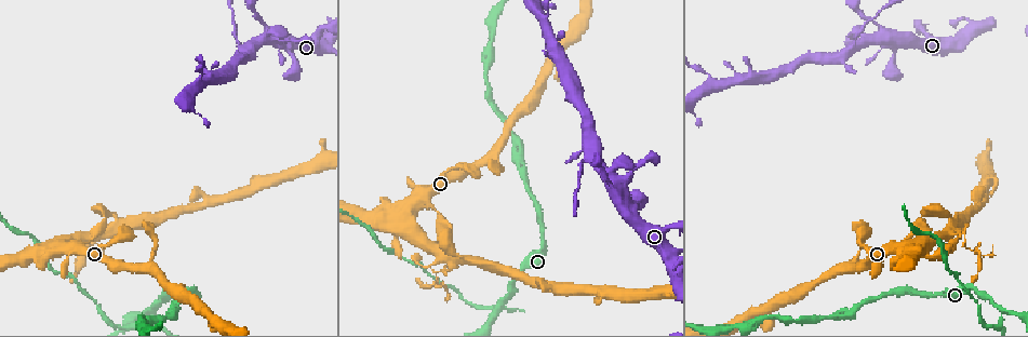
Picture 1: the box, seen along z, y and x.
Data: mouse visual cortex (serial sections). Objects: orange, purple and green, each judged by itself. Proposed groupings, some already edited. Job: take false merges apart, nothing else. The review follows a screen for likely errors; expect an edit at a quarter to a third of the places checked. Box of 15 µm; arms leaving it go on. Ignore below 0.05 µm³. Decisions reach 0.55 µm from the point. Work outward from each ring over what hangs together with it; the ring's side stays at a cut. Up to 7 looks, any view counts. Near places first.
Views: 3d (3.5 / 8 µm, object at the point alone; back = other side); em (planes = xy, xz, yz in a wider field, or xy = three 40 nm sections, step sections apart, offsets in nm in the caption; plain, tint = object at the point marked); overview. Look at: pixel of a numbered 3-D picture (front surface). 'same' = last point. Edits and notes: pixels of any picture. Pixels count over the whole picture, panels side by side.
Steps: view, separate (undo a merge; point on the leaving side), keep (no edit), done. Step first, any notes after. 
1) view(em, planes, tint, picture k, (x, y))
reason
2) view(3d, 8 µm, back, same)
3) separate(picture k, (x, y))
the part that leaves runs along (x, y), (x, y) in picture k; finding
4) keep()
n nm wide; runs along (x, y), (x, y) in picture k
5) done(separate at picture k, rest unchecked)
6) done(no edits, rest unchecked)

view(3d, 8 µm, picture 1, (450, 268))
abrupt turn

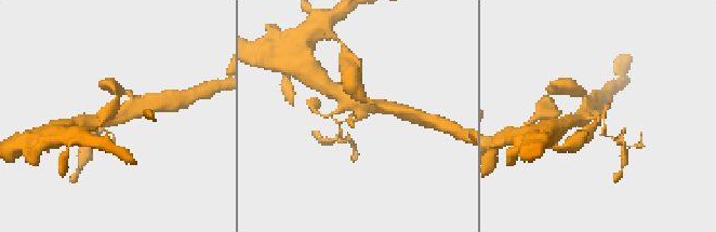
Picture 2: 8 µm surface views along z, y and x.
view(em, xy, step 5, tint, picture 2, (604, 115))
now the EM

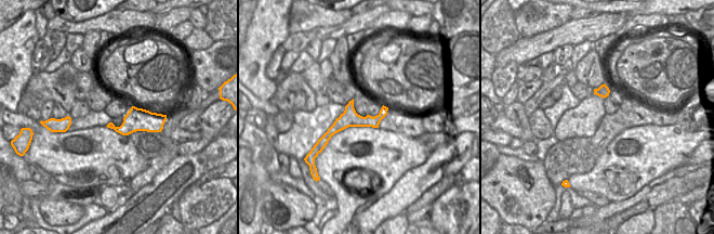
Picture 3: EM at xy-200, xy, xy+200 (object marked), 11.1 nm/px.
separate(picture 2, (604, 130))
border along (366, 116), (362, 122), (364, 126) in picture 3; two cells meet here

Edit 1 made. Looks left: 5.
view(3d, 3.5 µm, picture 1, (152, 312))
a narrow waist

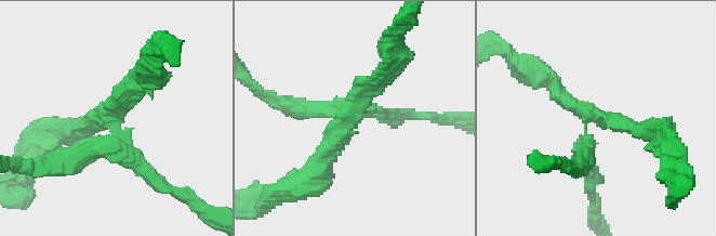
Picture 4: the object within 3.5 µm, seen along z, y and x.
view(em, xy, step 3, tint, picture 4, (356, 110))

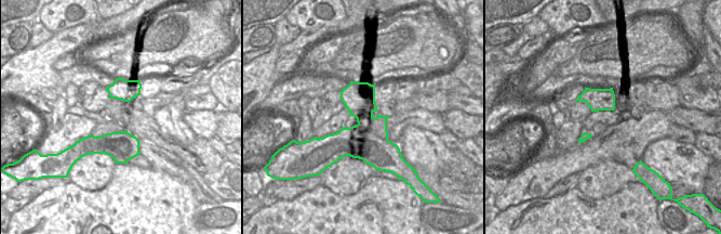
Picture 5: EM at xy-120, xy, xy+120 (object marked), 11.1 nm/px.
separate(picture 4, (316, 108))
420 nm wide; the part that leaves runs along (110, 138), (70, 160), (21, 170) in picture 4; a second cell is stuck on

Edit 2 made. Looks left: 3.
done(separate at picture 2, separate at picture 4, rest unchecked)

